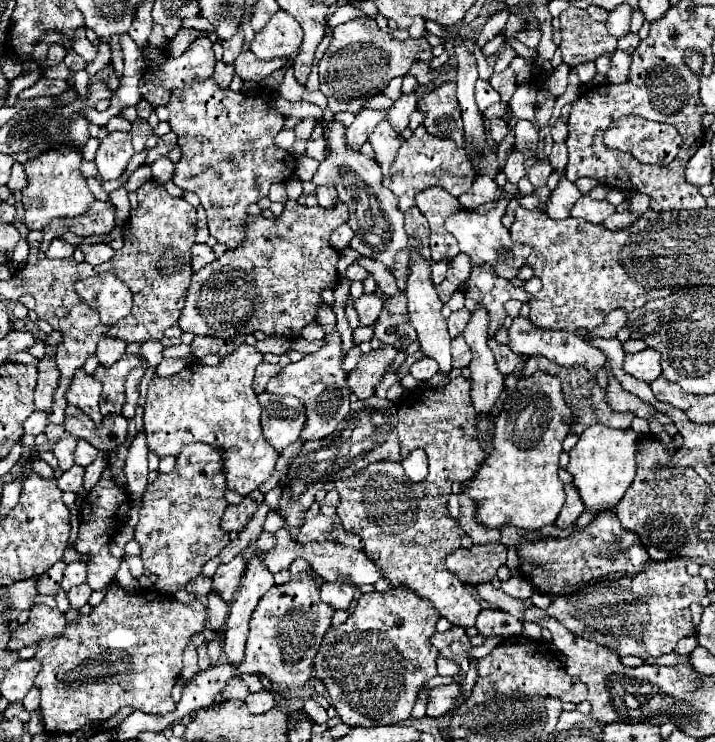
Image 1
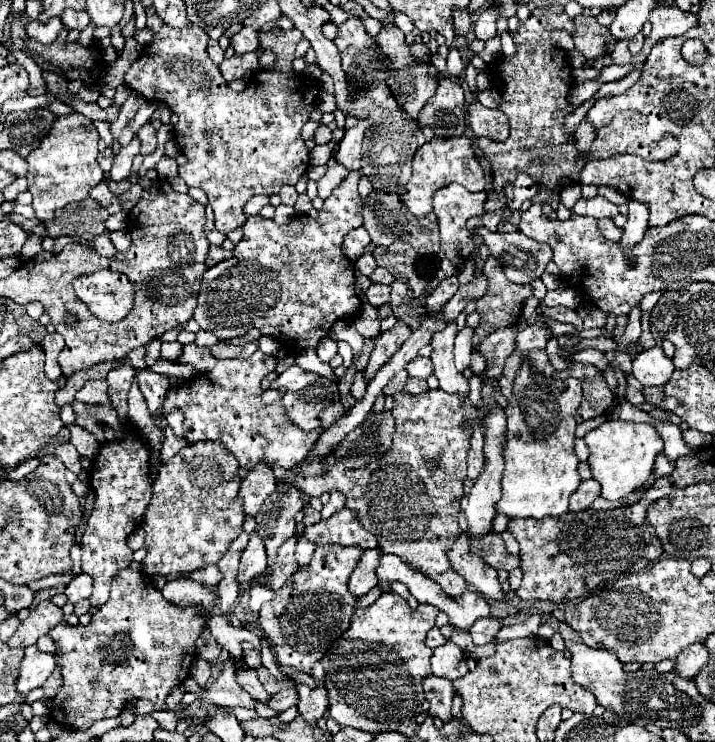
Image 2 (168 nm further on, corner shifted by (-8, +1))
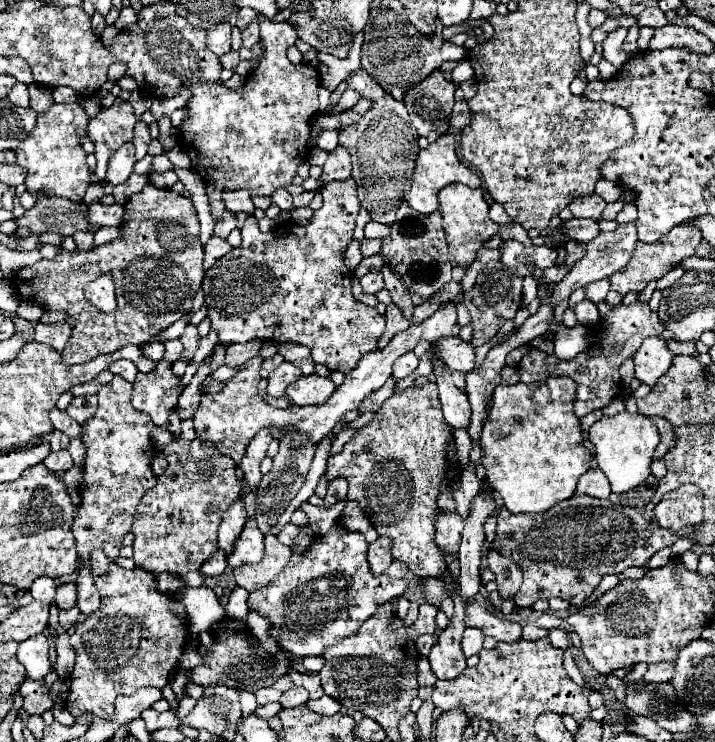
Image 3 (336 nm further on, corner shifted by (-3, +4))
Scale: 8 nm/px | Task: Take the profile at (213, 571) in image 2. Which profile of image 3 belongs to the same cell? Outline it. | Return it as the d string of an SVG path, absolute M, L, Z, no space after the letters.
M218 550L214 556L210 556L202 566L200 566L200 574L204 576L218 576L222 574L226 568L226 554L222 550Z

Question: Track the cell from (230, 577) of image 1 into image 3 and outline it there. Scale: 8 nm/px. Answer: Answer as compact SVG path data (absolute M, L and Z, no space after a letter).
M248 520L244 524L242 536L238 538L232 556L228 558L228 566L234 570L244 564L258 564L262 558L264 558L264 536L254 524L254 520Z

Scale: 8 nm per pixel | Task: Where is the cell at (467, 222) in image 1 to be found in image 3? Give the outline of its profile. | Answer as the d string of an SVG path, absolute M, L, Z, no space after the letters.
M502 240L500 246L500 262L514 268L516 276L534 274L534 270L542 270L554 266L556 248L550 246L524 246L516 240Z

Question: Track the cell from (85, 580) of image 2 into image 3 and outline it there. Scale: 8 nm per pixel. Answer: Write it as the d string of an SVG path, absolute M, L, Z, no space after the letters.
M70 582L70 584L60 584L58 586L58 592L56 592L56 604L66 610L66 608L72 608L76 604L76 584Z

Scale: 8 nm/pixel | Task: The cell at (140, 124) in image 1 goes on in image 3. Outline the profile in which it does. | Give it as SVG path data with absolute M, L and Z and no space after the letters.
M136 122L134 126L134 146L136 146L136 160L142 160L146 156L148 144L150 144L150 132L146 122Z

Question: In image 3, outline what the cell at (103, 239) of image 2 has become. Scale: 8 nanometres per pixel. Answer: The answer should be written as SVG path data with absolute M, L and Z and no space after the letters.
M90 230L74 234L74 240L76 240L76 248L78 250L90 250L90 248L94 248L94 234Z

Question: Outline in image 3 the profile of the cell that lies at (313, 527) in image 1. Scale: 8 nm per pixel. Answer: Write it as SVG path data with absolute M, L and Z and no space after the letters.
M346 502L344 510L336 518L336 526L342 528L342 530L346 530L346 532L360 532L360 534L364 534L368 544L378 538L378 534L374 532L372 524L364 518L362 508L358 504L354 504L354 502Z

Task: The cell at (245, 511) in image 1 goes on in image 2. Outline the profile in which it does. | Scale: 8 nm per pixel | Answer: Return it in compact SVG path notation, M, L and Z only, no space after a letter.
M259 461L241 483L239 495L243 499L243 511L247 515L257 515L259 507L263 505L263 499L269 497L271 491L275 491L275 487L277 479L271 467L265 461Z

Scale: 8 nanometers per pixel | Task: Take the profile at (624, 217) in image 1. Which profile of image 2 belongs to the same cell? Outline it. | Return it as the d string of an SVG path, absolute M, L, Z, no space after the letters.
M601 219L601 221L597 221L597 229L599 229L599 233L601 233L605 239L609 239L609 241L619 241L619 239L621 239L621 229L615 227L615 223L613 223L611 219Z

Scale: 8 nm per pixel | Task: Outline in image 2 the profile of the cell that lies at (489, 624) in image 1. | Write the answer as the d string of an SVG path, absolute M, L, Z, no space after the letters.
M477 619L475 625L469 629L471 637L473 637L473 643L475 645L487 645L495 639L497 631L503 627L503 621L501 619Z

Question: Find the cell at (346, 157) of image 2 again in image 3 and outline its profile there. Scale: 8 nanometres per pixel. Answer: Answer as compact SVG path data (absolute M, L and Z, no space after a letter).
M338 146L334 152L328 154L326 164L322 166L322 182L332 182L332 180L344 180L352 172L350 168L350 152L344 146Z

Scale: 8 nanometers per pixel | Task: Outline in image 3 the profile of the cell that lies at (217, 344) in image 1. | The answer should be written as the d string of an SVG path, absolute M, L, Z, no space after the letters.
M250 340L246 344L230 344L226 348L226 358L224 358L224 364L226 366L240 366L244 364L246 360L258 356L258 350L260 350L260 340Z

